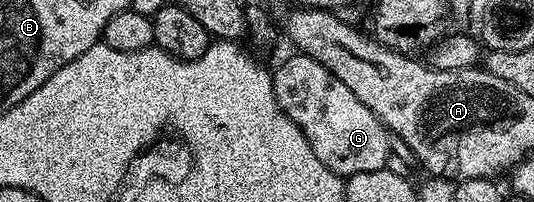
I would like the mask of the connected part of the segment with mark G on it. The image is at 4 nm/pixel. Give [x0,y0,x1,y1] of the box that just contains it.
[271,52,393,180]

